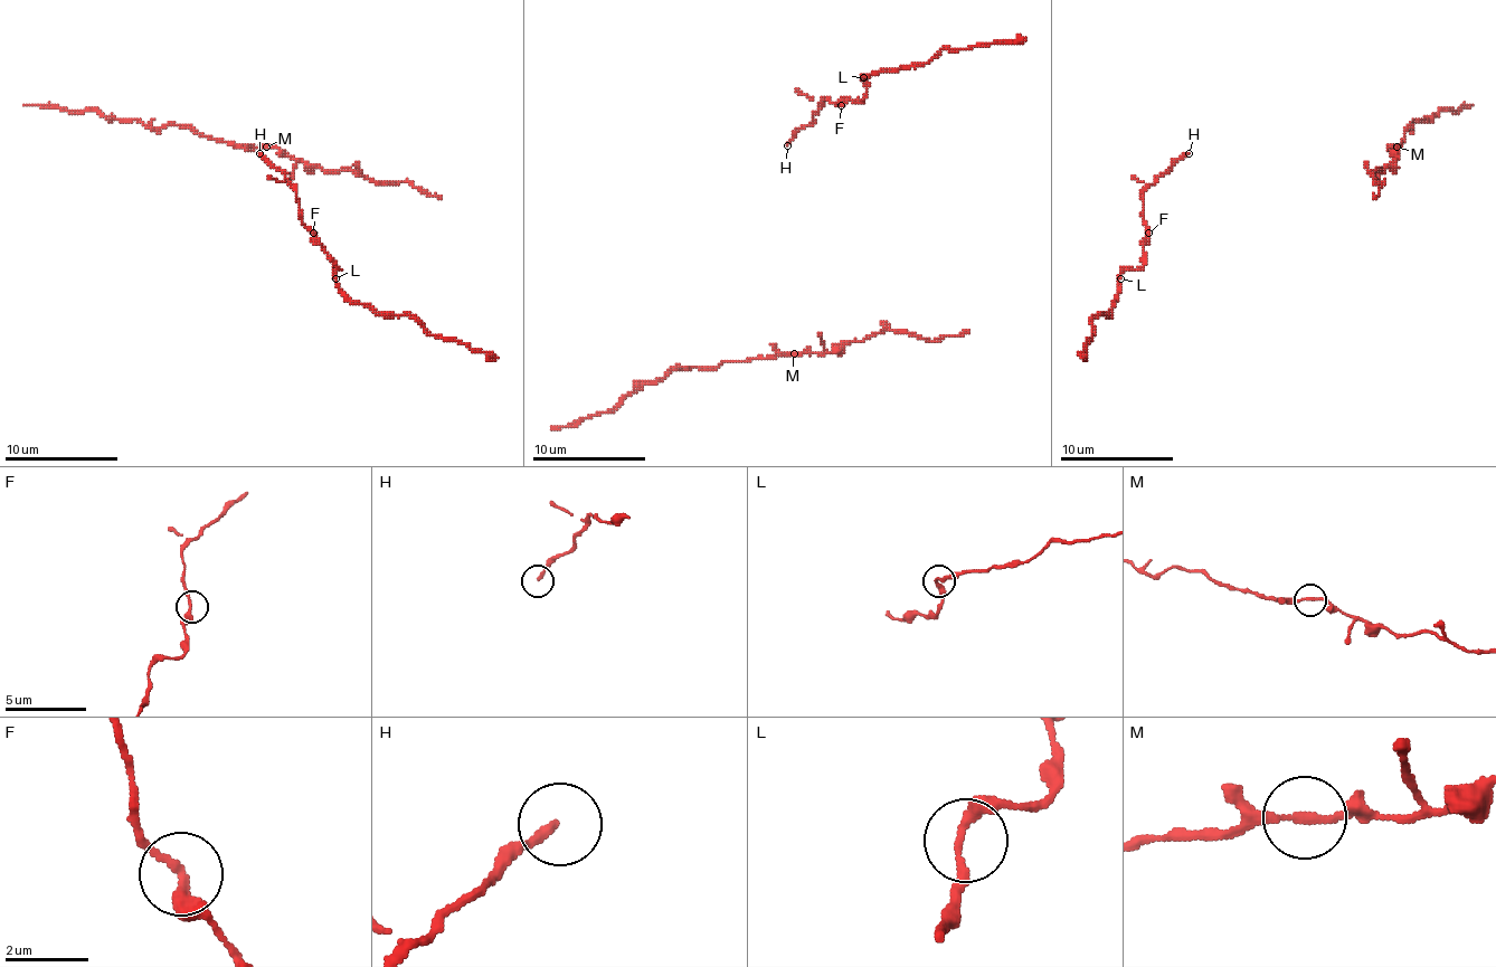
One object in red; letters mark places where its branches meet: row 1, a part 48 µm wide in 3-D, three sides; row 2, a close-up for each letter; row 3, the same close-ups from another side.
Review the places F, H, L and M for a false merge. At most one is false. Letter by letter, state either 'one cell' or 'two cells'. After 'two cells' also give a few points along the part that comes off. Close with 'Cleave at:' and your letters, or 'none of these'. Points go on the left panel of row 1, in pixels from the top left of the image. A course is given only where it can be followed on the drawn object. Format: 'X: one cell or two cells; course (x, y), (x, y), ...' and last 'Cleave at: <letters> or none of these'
F: one cell
H: one cell
L: one cell
M: one cell
Cleave at: none of these

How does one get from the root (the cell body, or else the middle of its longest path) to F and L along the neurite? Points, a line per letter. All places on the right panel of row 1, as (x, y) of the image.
F: (1189, 153), (1143, 193), (1143, 221), (1148, 233)
L: (1189, 153), (1143, 193), (1146, 227), (1143, 264), (1126, 269), (1120, 278)

